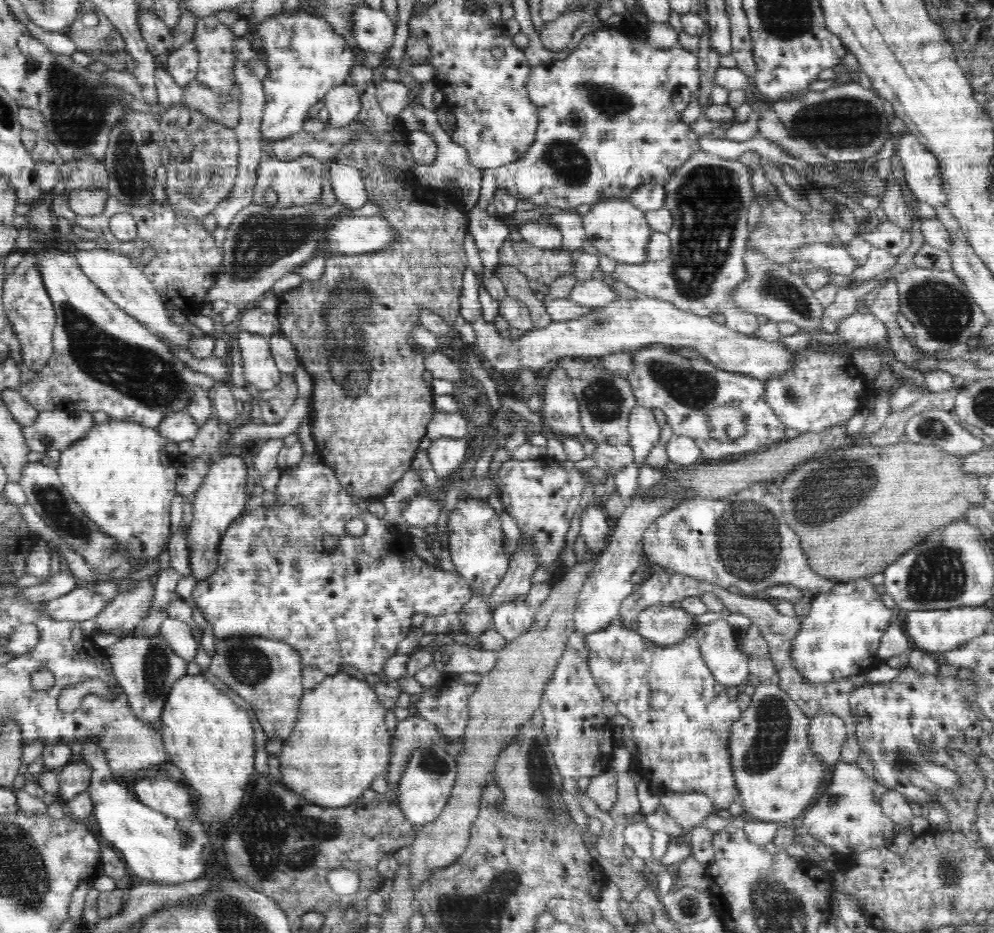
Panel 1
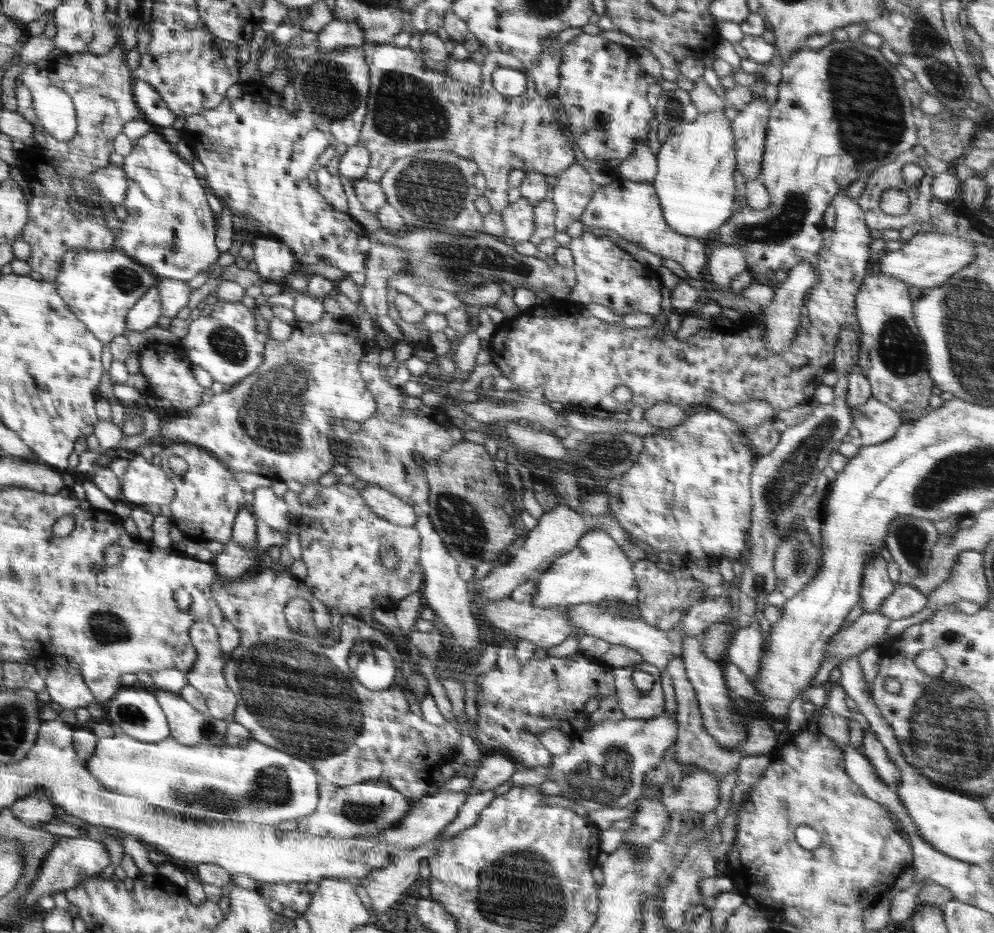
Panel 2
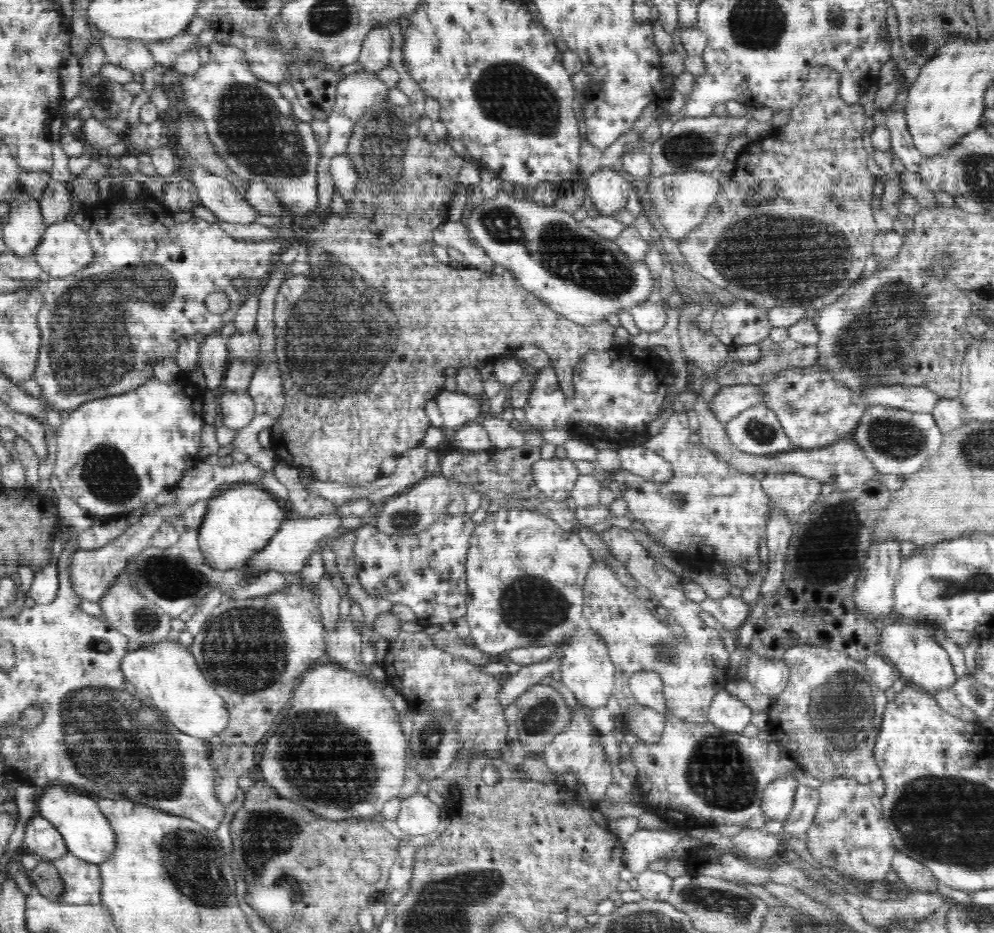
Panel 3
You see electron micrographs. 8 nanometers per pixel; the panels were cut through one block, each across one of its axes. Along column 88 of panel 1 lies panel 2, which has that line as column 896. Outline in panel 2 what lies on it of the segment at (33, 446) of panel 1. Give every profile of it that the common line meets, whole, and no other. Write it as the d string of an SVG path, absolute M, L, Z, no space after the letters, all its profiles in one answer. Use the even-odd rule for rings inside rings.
M870 397L857 409L850 409L854 428L859 430L859 444L874 446L894 436L898 427L905 422L900 413L883 402Z

